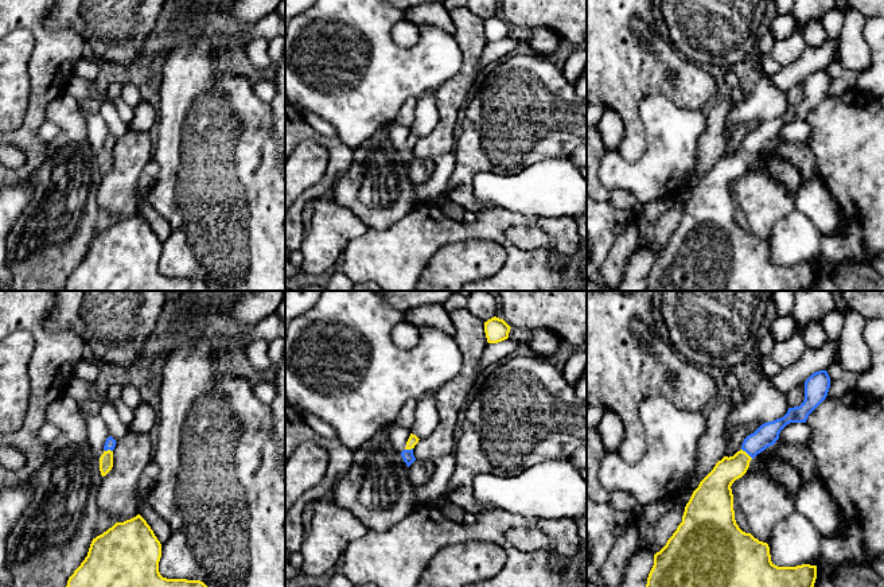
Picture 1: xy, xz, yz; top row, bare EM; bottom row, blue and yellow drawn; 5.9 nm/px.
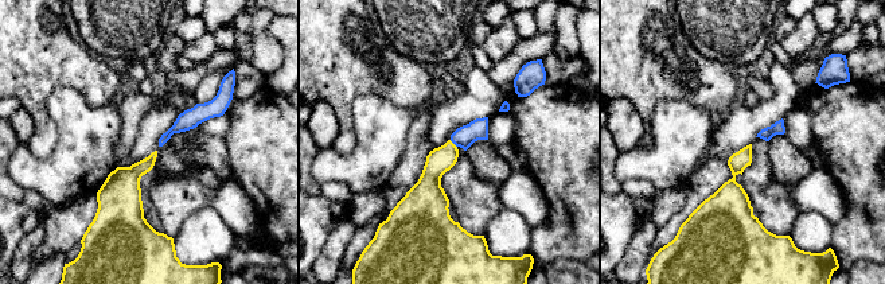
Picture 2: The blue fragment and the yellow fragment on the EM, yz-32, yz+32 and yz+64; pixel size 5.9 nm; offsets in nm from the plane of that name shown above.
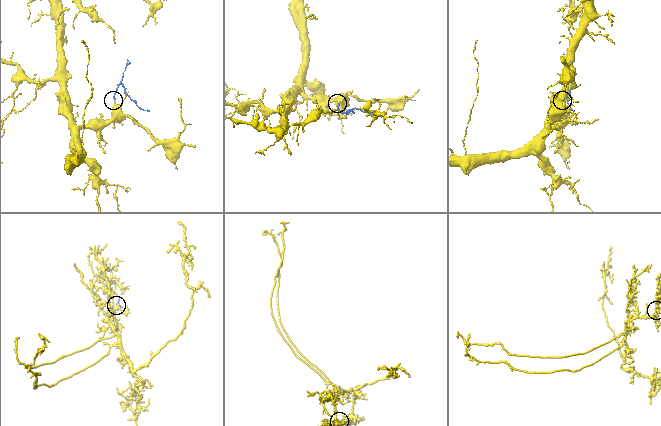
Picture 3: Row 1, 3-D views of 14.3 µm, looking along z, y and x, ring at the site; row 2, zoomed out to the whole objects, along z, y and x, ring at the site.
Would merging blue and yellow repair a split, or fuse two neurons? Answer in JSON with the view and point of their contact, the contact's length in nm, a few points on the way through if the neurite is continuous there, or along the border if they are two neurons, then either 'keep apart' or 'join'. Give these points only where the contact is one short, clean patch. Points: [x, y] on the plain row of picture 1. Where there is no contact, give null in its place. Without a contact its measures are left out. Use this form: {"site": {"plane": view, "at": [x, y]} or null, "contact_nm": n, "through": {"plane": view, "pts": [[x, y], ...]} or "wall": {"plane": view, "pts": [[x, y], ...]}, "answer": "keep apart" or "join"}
{"site": {"plane": "yz", "at": [747, 151]}, "contact_nm": 90, "through": {"plane": "yz", "pts": [[767, 132], [747, 151], [717, 181]]}, "answer": "join"}

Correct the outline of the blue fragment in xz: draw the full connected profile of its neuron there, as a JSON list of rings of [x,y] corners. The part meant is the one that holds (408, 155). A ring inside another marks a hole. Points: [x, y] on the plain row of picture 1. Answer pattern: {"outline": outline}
{"outline": [[[410,132],[410,135],[406,140],[406,145],[401,151],[401,155],[402,155],[402,158],[404,158],[404,160],[406,162],[408,166],[416,159],[416,156],[413,153],[413,147],[418,141],[418,139],[420,137],[416,133]]]}

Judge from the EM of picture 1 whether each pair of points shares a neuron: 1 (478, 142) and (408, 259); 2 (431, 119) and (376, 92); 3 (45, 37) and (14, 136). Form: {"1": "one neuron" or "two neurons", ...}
{"1": "two neurons", "2": "two neurons", "3": "one neuron"}

